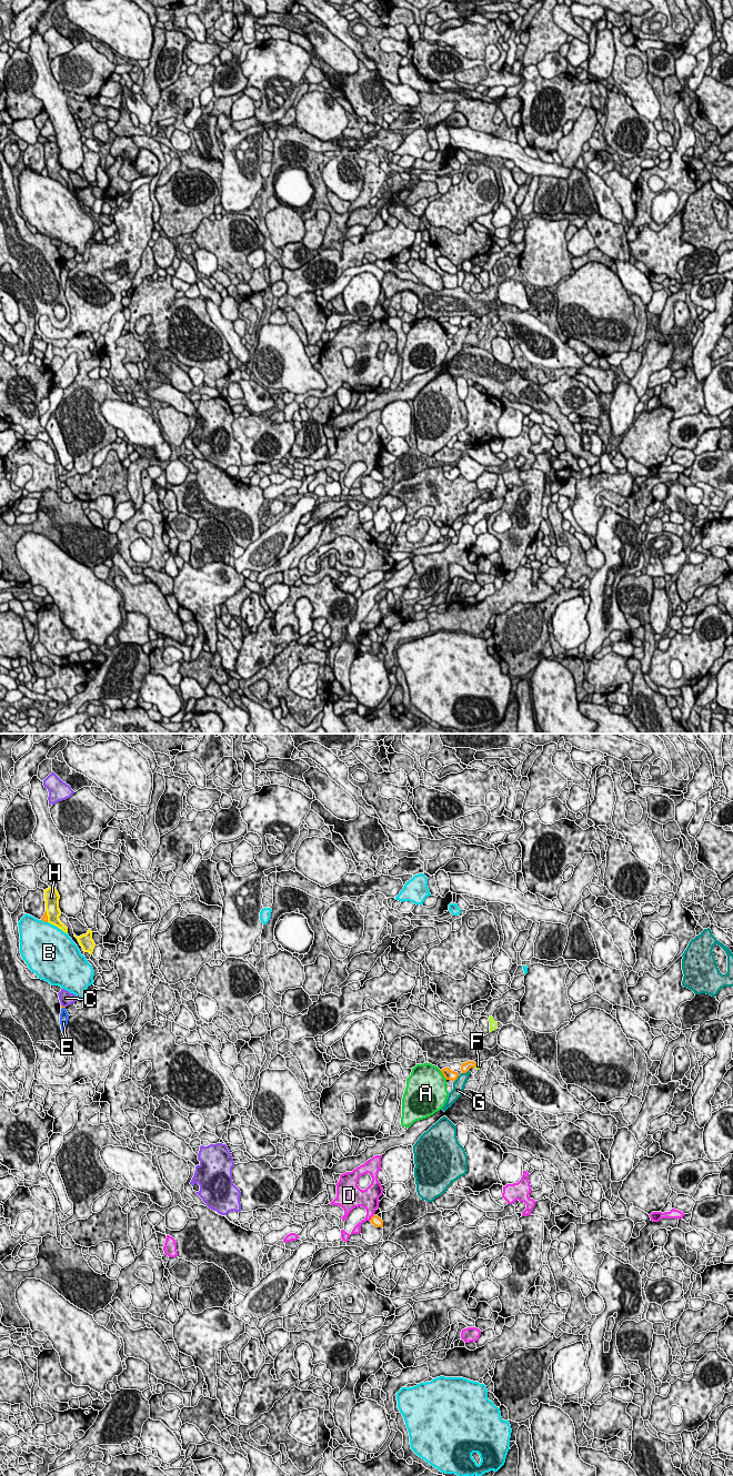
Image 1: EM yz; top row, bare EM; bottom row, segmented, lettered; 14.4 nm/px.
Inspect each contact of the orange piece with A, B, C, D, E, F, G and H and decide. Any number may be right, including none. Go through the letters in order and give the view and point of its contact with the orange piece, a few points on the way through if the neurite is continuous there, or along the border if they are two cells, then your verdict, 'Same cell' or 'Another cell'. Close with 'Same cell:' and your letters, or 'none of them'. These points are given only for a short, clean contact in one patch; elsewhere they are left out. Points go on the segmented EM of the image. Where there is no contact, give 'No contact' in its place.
A: Touches orange at yz (442, 1073). Another cell
B: Touches orange at yz (44, 921). Another cell
C: Touches orange at yz (63, 1007). Boundary: yz (61, 1004), (64, 1007). Another cell
D: Touches orange at yz (371, 1217). Another cell
E: Touches orange at yz (62, 1007). Another cell
F: Touches orange at yz (475, 1065). Boundary: yz (477, 1064), (474, 1067). Another cell
G: Touches orange at yz (465, 1072). Another cell
H: Touches orange at yz (47, 916). Another cell
Same cell: none of them

